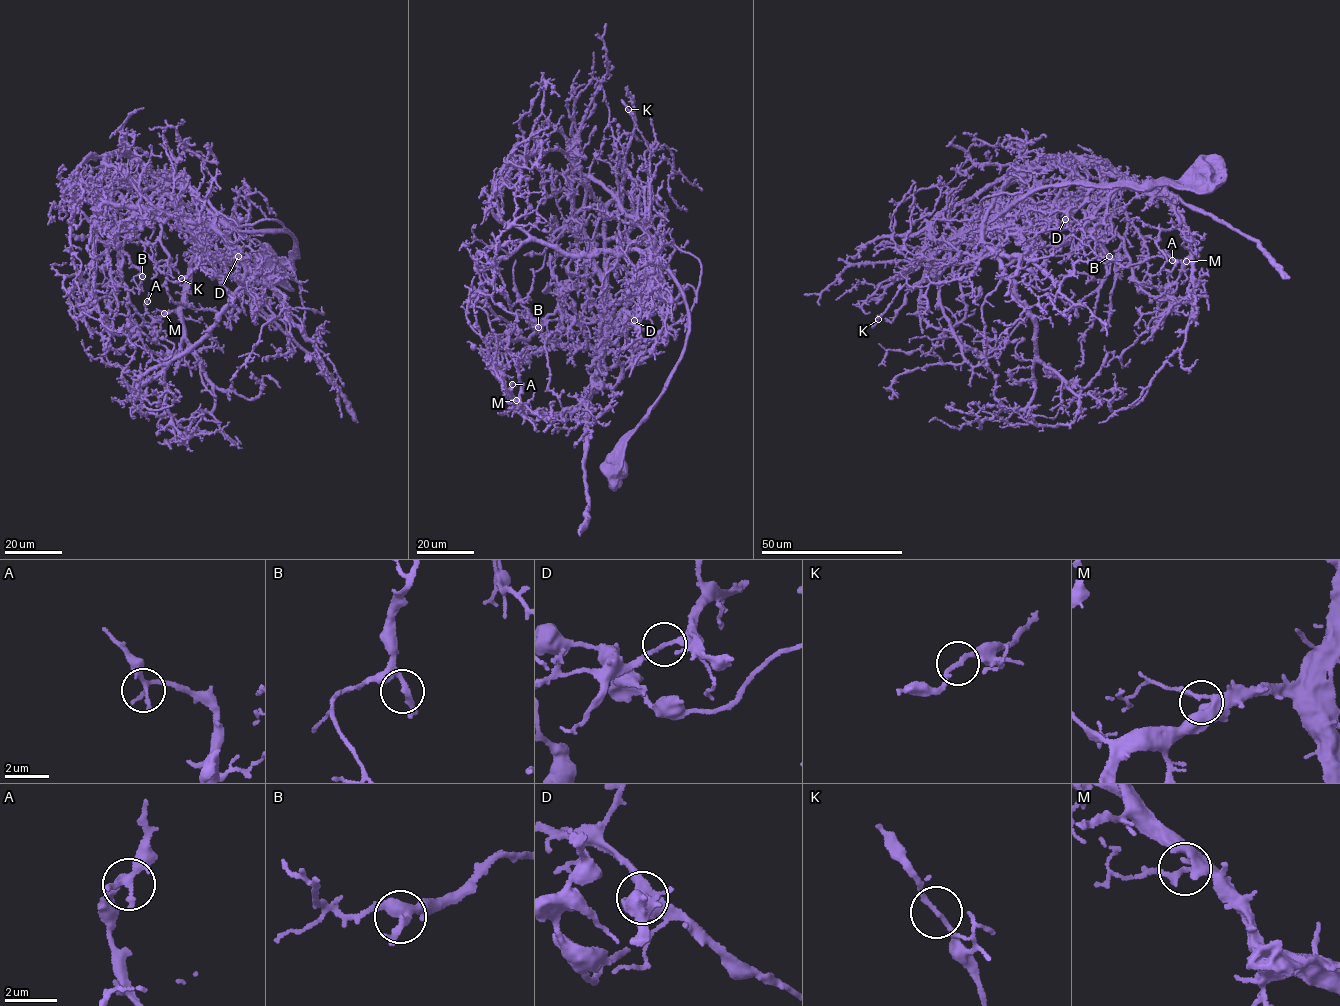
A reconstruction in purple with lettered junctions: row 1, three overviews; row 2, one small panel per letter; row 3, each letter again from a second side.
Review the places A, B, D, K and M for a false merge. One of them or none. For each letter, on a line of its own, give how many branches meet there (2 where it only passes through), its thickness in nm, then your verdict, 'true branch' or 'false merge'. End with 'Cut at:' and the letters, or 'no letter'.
A: branches 2; calibre 240 nm; true branch
B: branches 2; calibre 200 nm; true branch
D: branches 2; calibre 200 nm; false merge
K: branches 2; calibre 170 nm; true branch
M: branches 2; calibre 170 nm; true branch
Cut at: D

